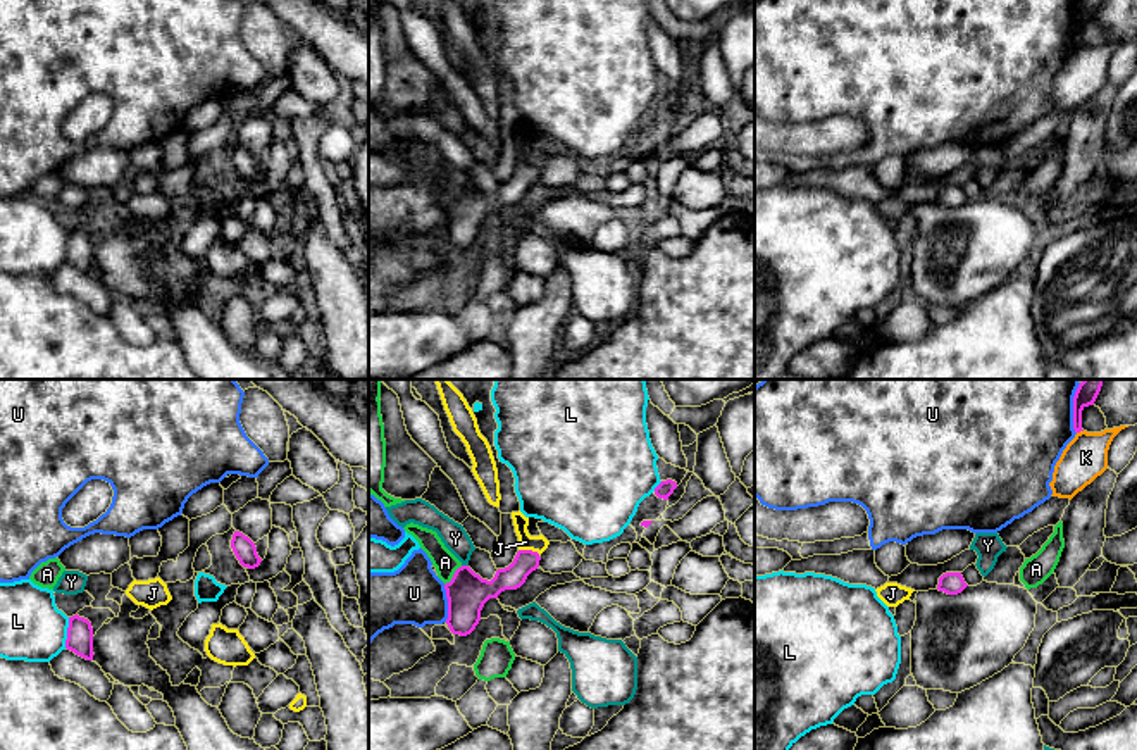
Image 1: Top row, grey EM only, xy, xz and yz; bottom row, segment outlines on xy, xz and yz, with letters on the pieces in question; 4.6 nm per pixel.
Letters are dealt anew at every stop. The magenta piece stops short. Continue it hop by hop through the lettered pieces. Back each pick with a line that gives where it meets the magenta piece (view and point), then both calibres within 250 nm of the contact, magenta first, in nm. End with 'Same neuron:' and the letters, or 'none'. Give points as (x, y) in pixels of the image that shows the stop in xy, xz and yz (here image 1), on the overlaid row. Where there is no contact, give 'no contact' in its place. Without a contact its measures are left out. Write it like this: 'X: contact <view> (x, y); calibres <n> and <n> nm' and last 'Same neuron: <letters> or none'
Same neuron: none

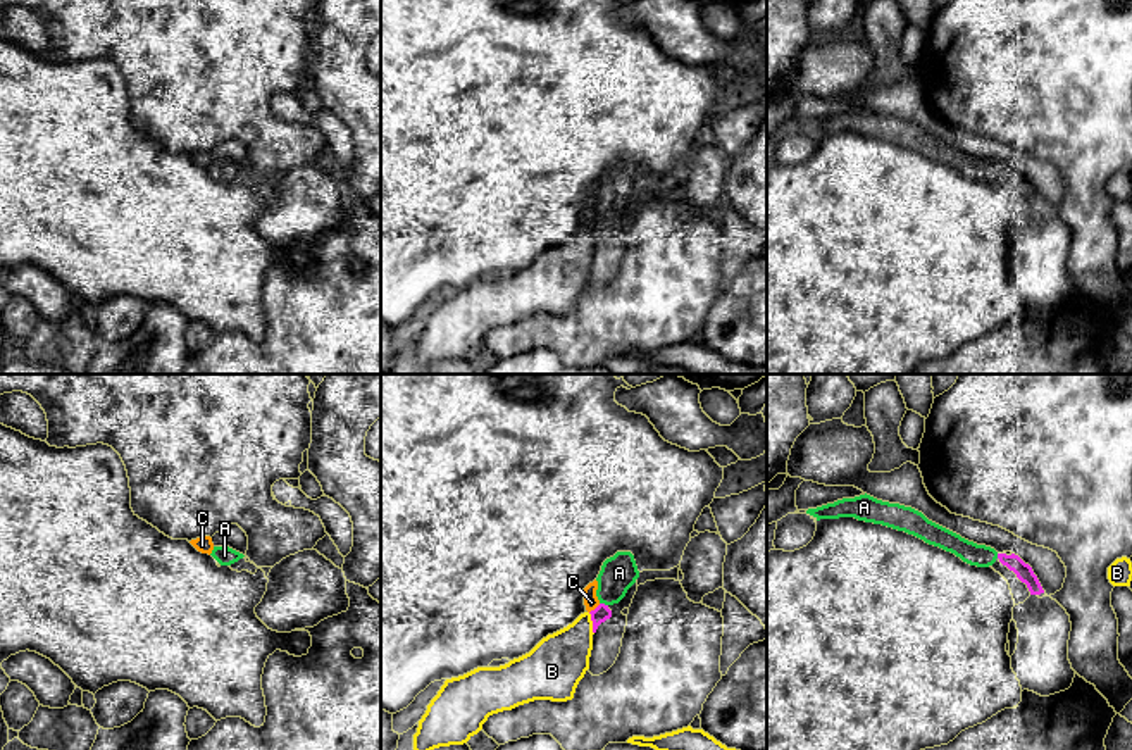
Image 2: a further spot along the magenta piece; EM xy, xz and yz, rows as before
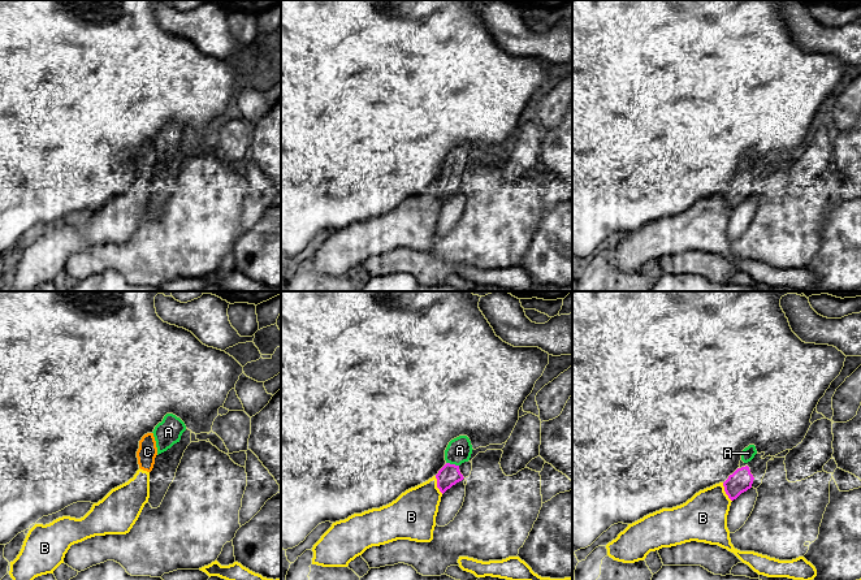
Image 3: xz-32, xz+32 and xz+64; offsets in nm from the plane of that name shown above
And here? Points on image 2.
A: contact xz (603, 604); calibres 80 and 170 nm
Same neuron: A

